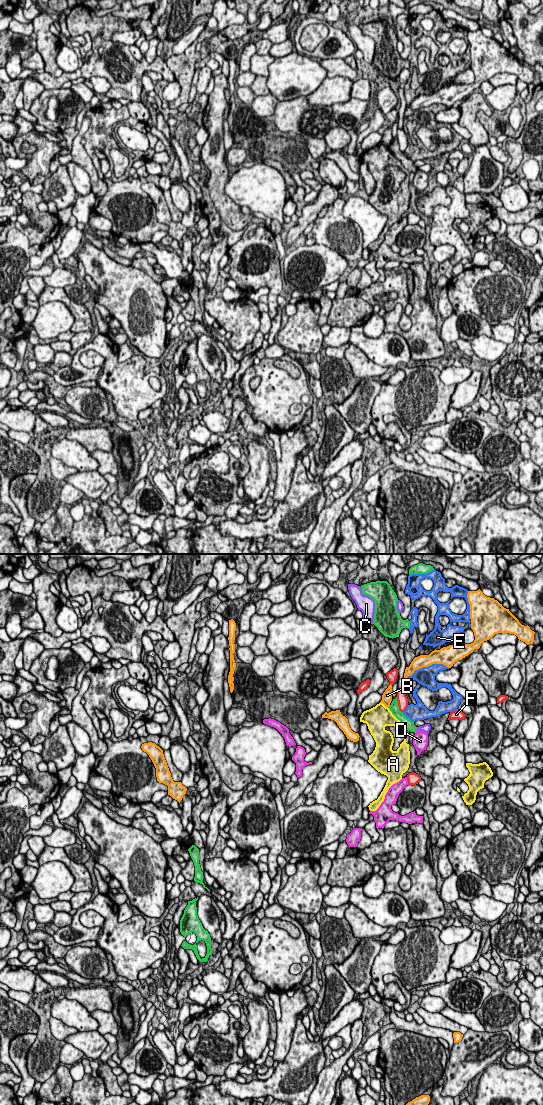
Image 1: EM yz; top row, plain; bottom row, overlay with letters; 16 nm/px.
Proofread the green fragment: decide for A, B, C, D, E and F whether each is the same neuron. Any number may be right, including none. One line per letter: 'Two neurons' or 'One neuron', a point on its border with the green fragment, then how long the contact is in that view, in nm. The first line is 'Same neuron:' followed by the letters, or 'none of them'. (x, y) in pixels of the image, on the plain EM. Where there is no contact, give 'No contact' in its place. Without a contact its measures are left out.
Same neuron: none of them
A: Two neurons. Touches green at yz (394, 155). Shared border 400 nm
B: Two neurons. Touches green at yz (389, 146). Shared border 60 nm
C: Two neurons. Touches green at yz (375, 44). Shared border 650 nm
D: Two neurons. Touches green at yz (415, 171). Shared border 70 nm
E: Two neurons. Touches green at yz (421, 13). Shared border 420 nm
F: Two neurons. Touches green at yz (397, 145). Shared border 280 nm

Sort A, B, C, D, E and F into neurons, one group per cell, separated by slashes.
A / B / C / D / E / F

